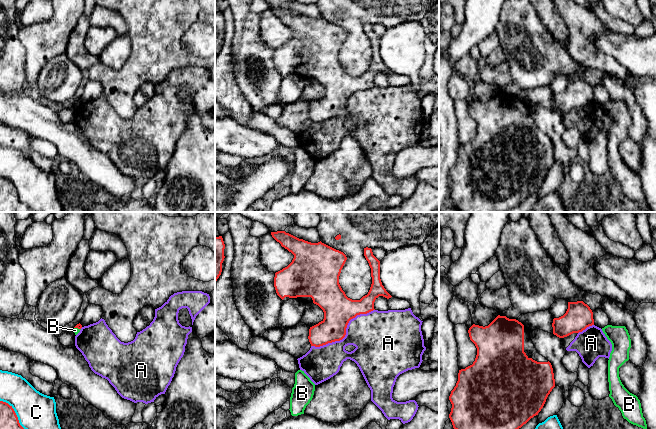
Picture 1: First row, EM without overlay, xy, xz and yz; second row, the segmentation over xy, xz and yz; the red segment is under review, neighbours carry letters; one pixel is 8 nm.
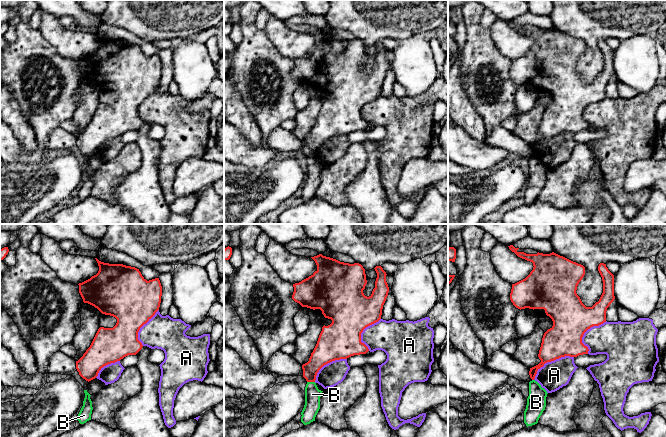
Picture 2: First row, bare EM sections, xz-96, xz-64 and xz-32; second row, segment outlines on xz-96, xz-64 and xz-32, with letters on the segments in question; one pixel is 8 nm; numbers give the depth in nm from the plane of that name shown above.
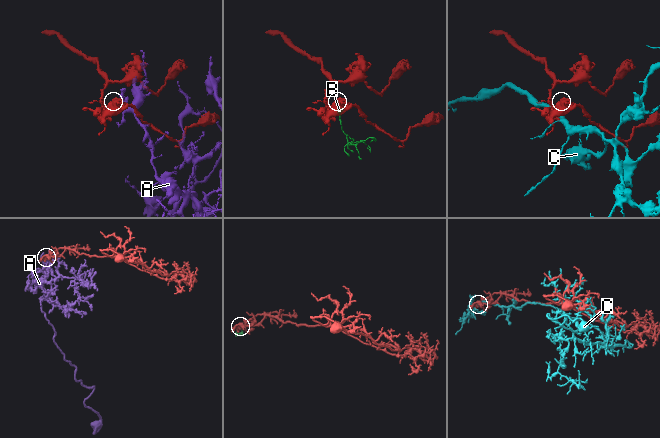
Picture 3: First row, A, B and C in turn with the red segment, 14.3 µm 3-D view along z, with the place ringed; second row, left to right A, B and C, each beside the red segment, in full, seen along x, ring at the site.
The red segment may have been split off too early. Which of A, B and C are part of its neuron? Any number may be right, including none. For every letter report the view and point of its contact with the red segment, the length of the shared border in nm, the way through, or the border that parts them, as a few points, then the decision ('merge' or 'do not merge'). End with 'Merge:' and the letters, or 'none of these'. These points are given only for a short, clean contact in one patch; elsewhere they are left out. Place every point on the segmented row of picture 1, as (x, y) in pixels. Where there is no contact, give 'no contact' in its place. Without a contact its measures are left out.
A: meets red in xz at (345, 333); contact 600 nm long; do not merge
B: meets red in xy at (77, 327); contact 60 nm long; border along xy (74, 327), (80, 329); do not merge
C: meets red in xy at (14, 412); contact 300 nm long; do not merge
Merge: none of these

